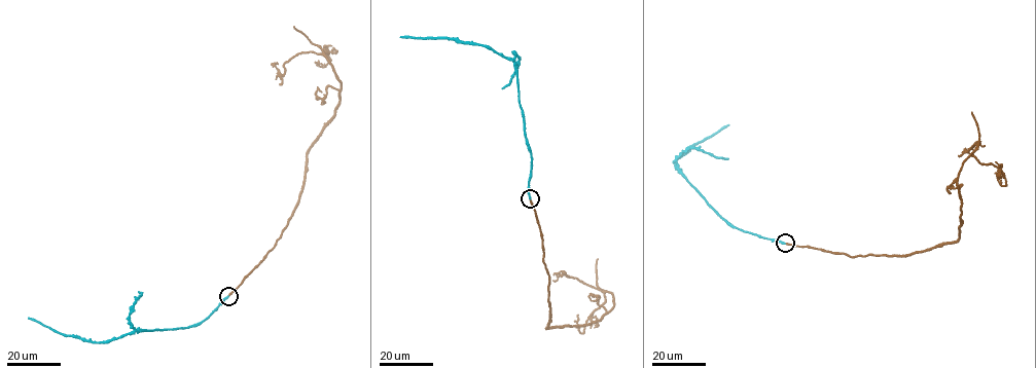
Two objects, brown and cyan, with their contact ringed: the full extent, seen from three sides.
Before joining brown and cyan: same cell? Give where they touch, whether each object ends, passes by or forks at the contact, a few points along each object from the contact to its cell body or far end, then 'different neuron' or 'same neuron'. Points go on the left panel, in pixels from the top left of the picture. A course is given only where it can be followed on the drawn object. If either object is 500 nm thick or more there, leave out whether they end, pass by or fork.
(228, 296) | brown ends | cyan ends | brown via (228, 295), (287, 225), (310, 147), (338, 101), (341, 80), (323, 54), (298, 52), (282, 74), (275, 64) | cyan via (228, 295), (197, 325), (134, 331), (102, 342), (58, 332), (28, 318) | same neuron

